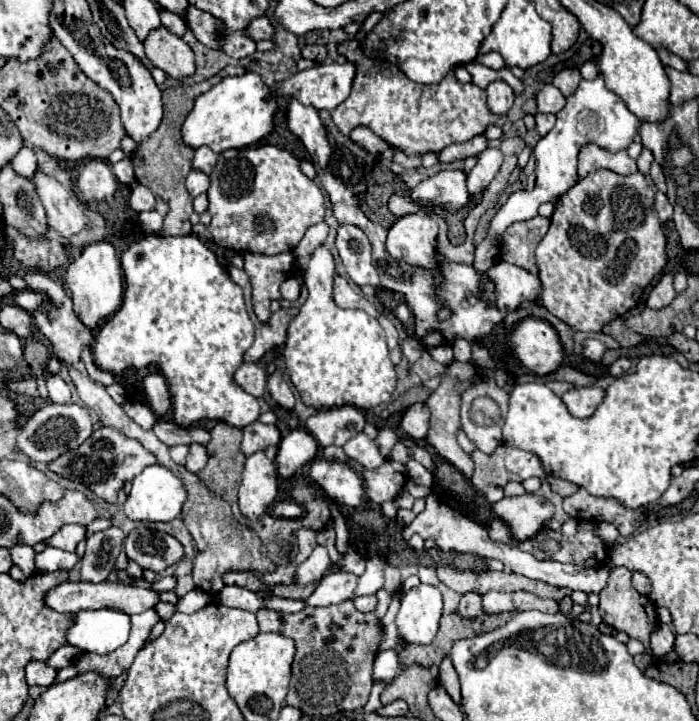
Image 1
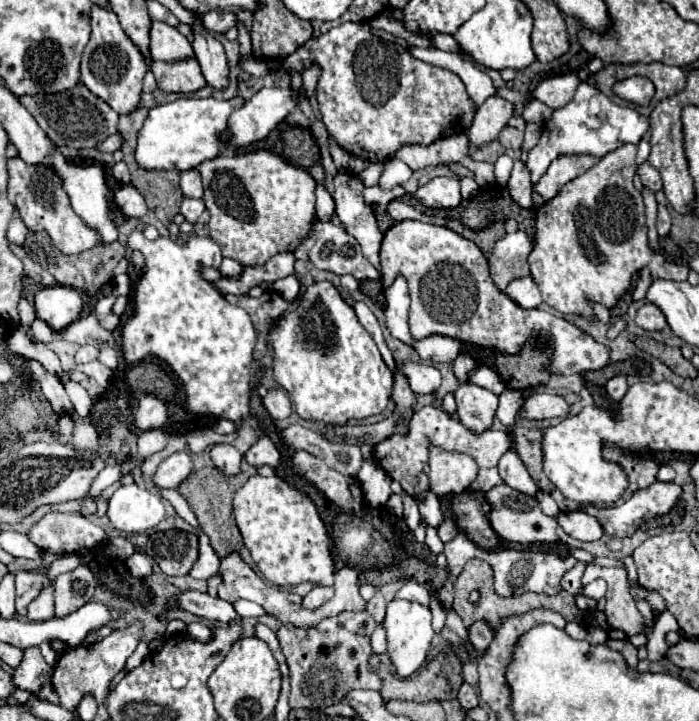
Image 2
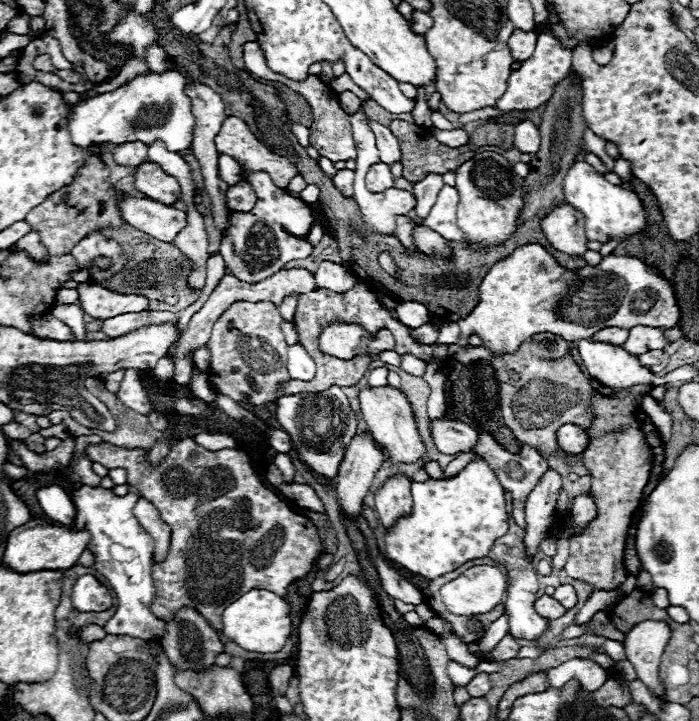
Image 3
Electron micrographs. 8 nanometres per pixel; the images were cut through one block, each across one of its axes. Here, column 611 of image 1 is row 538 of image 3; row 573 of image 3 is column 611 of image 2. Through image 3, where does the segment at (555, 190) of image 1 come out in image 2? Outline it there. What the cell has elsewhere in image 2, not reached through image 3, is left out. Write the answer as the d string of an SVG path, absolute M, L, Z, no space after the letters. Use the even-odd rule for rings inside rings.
M582 82L572 102L554 110L552 118L544 124L540 142L530 150L526 166L532 174L532 182L538 184L540 178L546 174L548 166L562 154L592 154L602 158L604 154L624 144L638 144L646 130L648 130L646 116L636 112L632 106L620 106L612 102L598 88Z

